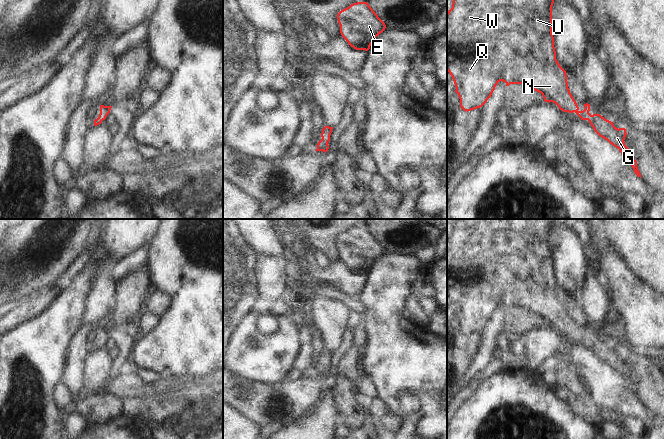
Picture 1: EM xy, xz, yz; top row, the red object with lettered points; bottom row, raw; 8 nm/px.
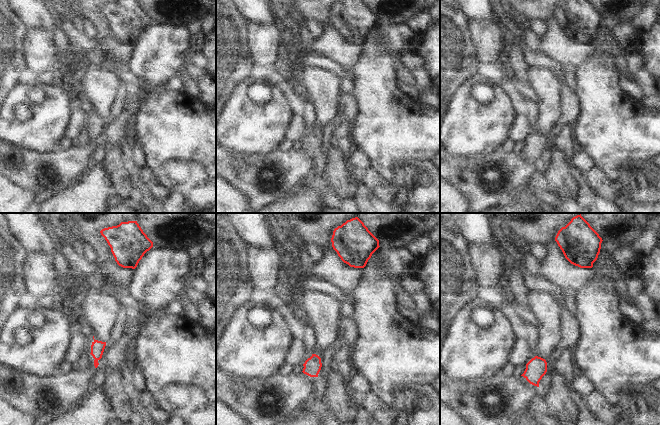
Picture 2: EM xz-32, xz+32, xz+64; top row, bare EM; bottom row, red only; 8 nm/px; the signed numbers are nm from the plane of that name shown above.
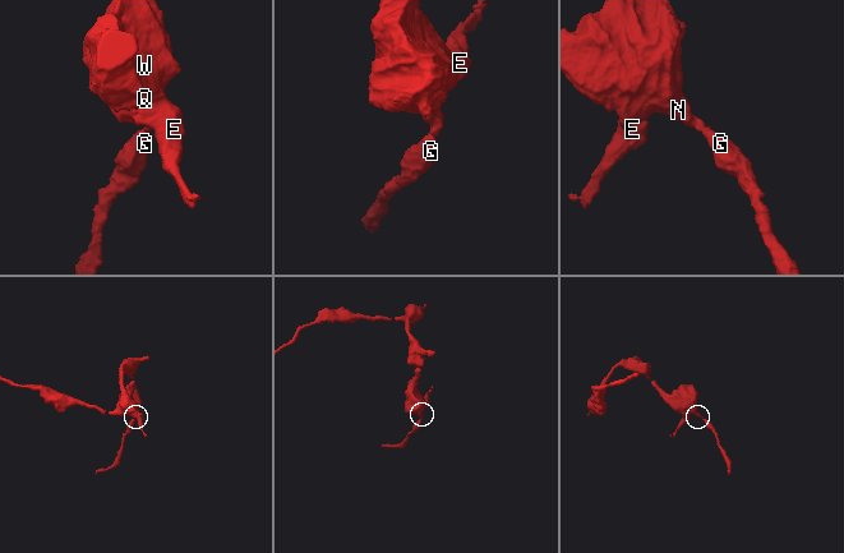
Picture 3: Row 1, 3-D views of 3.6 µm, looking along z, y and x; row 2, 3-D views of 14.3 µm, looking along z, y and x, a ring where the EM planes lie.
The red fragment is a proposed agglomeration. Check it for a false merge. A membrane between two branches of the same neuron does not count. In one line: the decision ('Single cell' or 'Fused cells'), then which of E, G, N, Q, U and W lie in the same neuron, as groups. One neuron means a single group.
Single cell. Groups: E G N Q U W.

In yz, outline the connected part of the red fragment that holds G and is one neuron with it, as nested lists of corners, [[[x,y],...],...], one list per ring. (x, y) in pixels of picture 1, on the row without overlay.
[[[454,219],[452,232],[447,236],[447,295],[452,300],[456,314],[460,323],[460,331],[464,335],[471,335],[477,332],[482,331],[487,324],[491,321],[493,315],[495,314],[496,309],[503,305],[506,307],[506,310],[510,308],[522,308],[529,310],[533,314],[542,318],[545,326],[555,327],[560,334],[563,336],[573,337],[575,336],[581,344],[588,344],[594,355],[602,362],[607,364],[614,371],[618,372],[621,378],[625,381],[627,386],[632,390],[635,398],[641,402],[641,398],[637,391],[637,385],[634,383],[634,380],[629,375],[629,372],[625,369],[625,361],[627,359],[625,352],[616,352],[613,346],[605,343],[600,338],[589,337],[590,328],[584,328],[585,333],[583,335],[579,334],[579,331],[574,324],[570,314],[568,312],[567,299],[566,295],[560,290],[556,283],[556,275],[554,271],[554,261],[552,258],[552,230],[554,227],[554,219]]]

